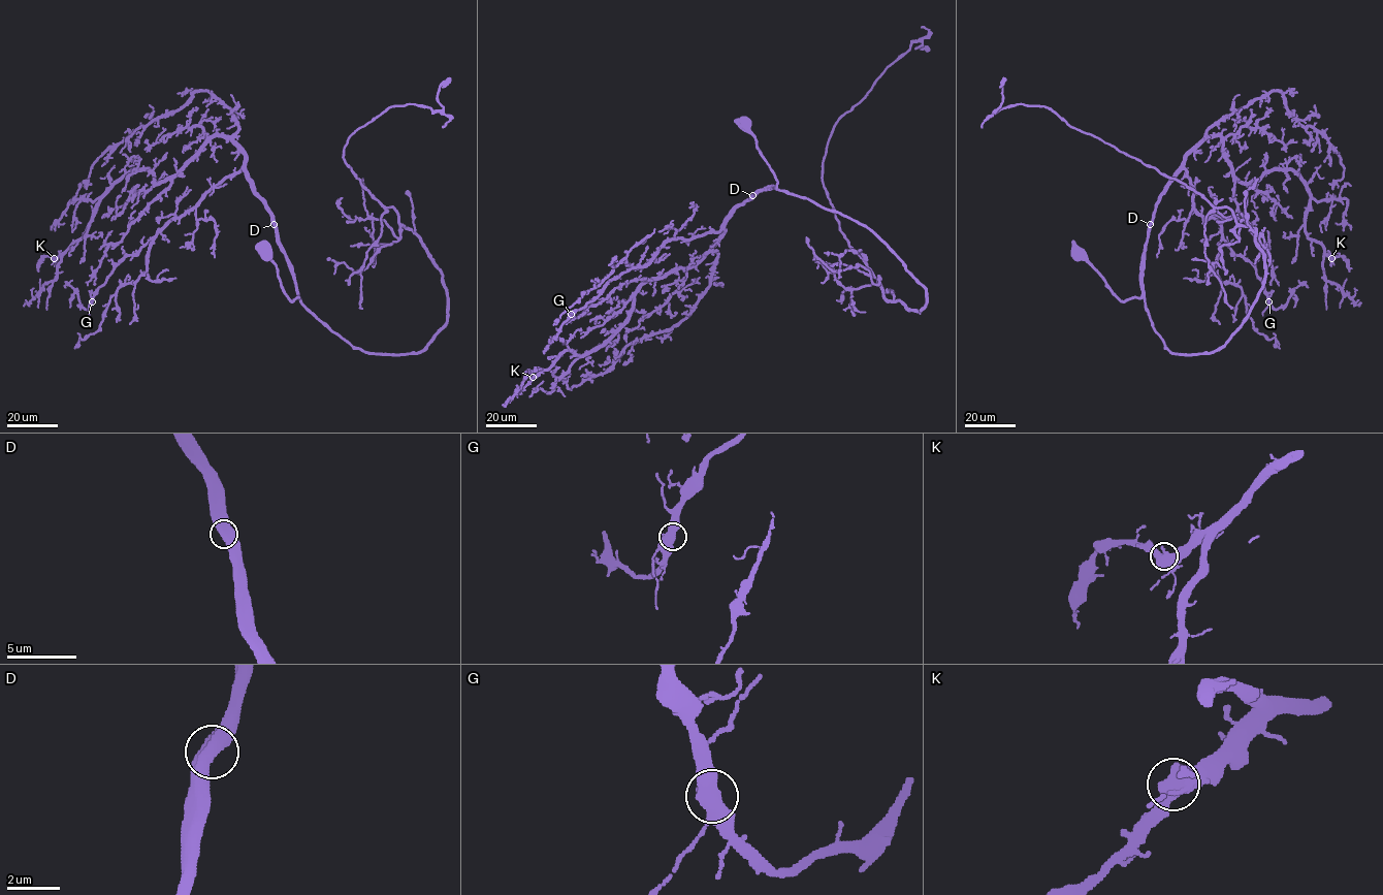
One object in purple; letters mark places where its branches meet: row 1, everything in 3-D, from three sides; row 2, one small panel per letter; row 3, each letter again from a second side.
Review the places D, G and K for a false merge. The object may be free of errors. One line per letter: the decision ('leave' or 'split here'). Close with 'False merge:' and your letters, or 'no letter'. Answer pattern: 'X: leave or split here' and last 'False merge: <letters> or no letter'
D: leave
G: leave
K: leave
False merge: no letter

